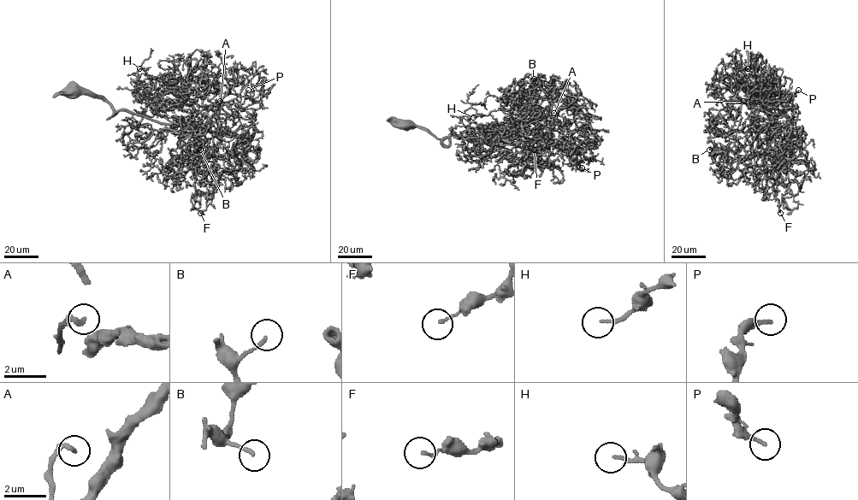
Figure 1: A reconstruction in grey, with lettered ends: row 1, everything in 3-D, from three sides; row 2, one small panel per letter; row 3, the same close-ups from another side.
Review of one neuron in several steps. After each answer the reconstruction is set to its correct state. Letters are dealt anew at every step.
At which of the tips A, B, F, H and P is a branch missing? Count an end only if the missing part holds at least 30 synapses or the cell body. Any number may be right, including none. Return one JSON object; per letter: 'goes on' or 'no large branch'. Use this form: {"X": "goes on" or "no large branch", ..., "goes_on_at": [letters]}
{"A": "goes on", "B": "no large branch", "F": "no large branch", "H": "no large branch", "P": "goes on", "goes_on_at": ["A", "P"]}

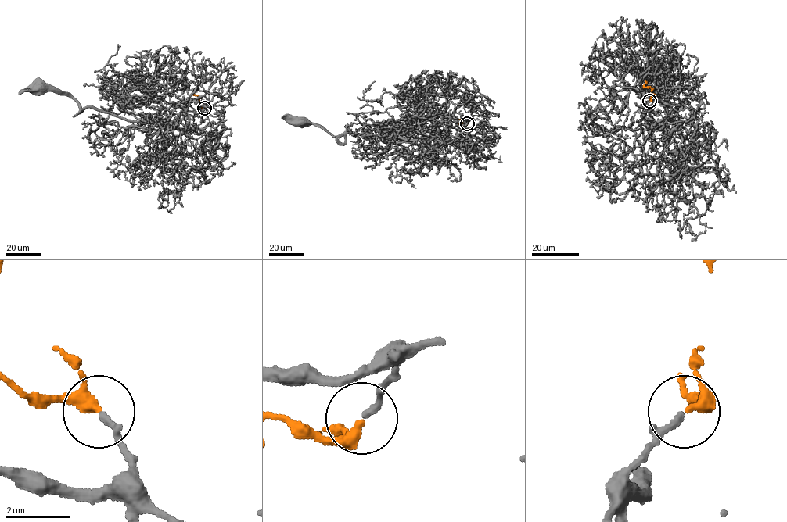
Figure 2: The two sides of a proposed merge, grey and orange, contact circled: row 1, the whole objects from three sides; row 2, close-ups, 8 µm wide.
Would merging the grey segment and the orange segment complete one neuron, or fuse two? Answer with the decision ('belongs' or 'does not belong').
belongs

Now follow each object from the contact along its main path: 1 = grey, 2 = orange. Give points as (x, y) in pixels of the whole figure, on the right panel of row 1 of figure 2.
1: (650, 101), (647, 107), (641, 94), (670, 105), (673, 119), (661, 101), (667, 87), (648, 70)
2: (650, 101), (652, 89), (645, 86), (645, 80)

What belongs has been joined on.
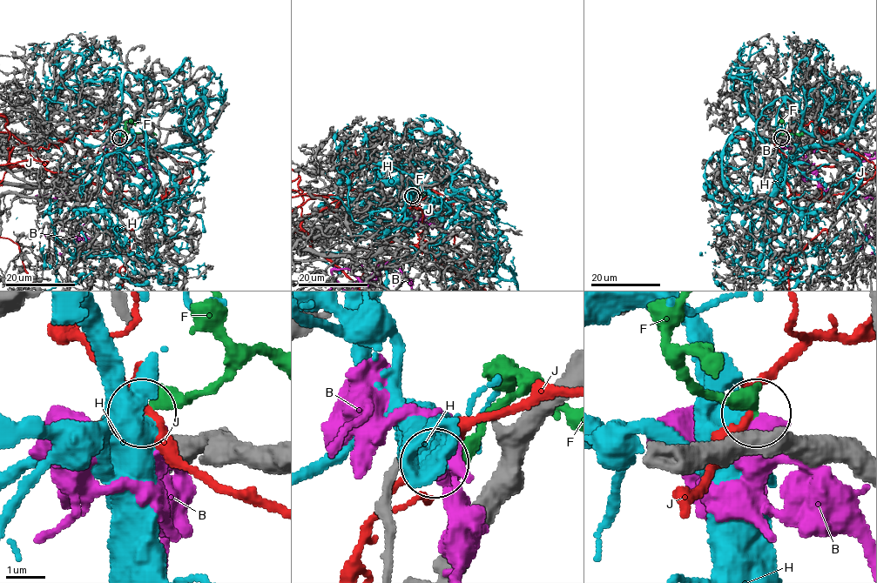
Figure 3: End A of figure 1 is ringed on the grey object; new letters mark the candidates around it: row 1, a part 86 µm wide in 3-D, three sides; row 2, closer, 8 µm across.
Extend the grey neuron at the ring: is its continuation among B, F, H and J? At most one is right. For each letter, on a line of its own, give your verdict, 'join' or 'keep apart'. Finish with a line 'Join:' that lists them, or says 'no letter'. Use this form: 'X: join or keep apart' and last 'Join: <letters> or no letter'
B: keep apart
F: join
H: keep apart
J: keep apart
Join: F

